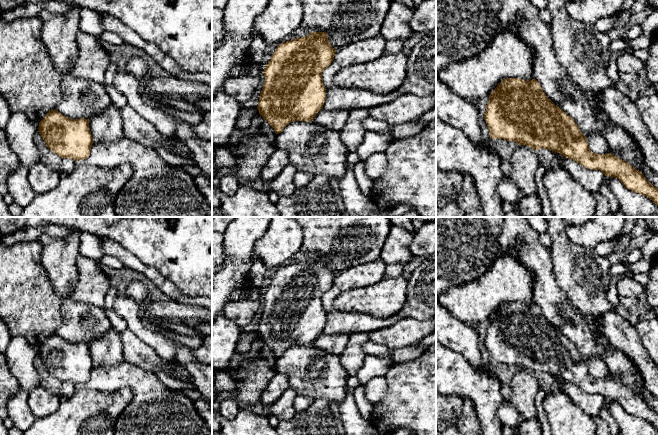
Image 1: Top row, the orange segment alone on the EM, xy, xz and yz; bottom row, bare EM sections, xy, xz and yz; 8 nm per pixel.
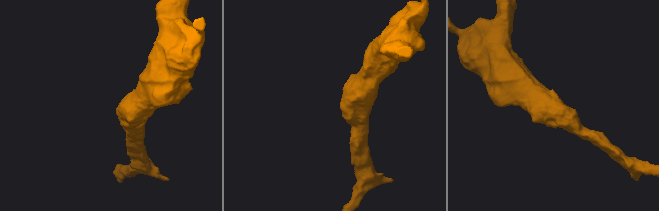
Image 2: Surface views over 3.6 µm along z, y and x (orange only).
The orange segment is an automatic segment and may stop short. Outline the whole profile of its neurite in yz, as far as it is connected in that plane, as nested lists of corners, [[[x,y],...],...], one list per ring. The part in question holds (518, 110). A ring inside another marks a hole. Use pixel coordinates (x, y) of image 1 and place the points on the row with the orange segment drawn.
[[[519,78],[502,80],[489,95],[484,118],[493,140],[504,139],[529,146],[535,151],[544,148],[560,153],[585,168],[600,170],[605,176],[618,178],[627,189],[646,196],[658,206],[658,189],[647,181],[641,171],[612,153],[592,152],[574,119],[546,96],[535,78],[529,81]]]

